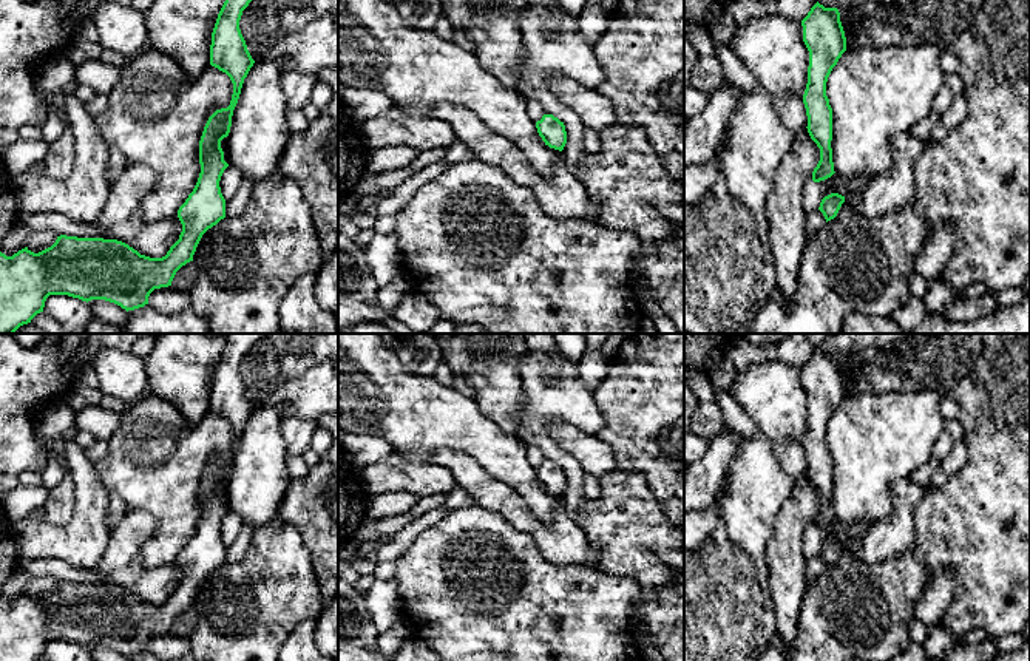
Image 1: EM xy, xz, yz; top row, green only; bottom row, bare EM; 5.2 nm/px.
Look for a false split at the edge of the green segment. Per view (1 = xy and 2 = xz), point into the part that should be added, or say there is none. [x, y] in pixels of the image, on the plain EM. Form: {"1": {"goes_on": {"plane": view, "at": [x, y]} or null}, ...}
{"1": {"goes_on": null}, "2": {"goes_on": null}}

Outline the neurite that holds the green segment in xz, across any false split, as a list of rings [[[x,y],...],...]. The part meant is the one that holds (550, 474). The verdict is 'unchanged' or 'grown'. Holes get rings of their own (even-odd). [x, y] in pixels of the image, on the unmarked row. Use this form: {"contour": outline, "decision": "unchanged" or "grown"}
{"contour": [[[544,460],[542,465],[536,468],[536,474],[545,491],[559,497],[564,496],[567,490],[564,468],[561,468],[553,460]]], "decision": "unchanged"}

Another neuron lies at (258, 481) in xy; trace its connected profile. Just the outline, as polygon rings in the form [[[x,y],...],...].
[[[284,405],[255,408],[244,425],[233,456],[225,503],[255,528],[278,516],[278,508],[290,483],[286,468],[287,449],[281,436]]]

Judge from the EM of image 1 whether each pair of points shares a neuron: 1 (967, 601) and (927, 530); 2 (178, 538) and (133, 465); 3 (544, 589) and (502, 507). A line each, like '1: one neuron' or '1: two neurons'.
1: one neuron
2: one neuron
3: two neurons

